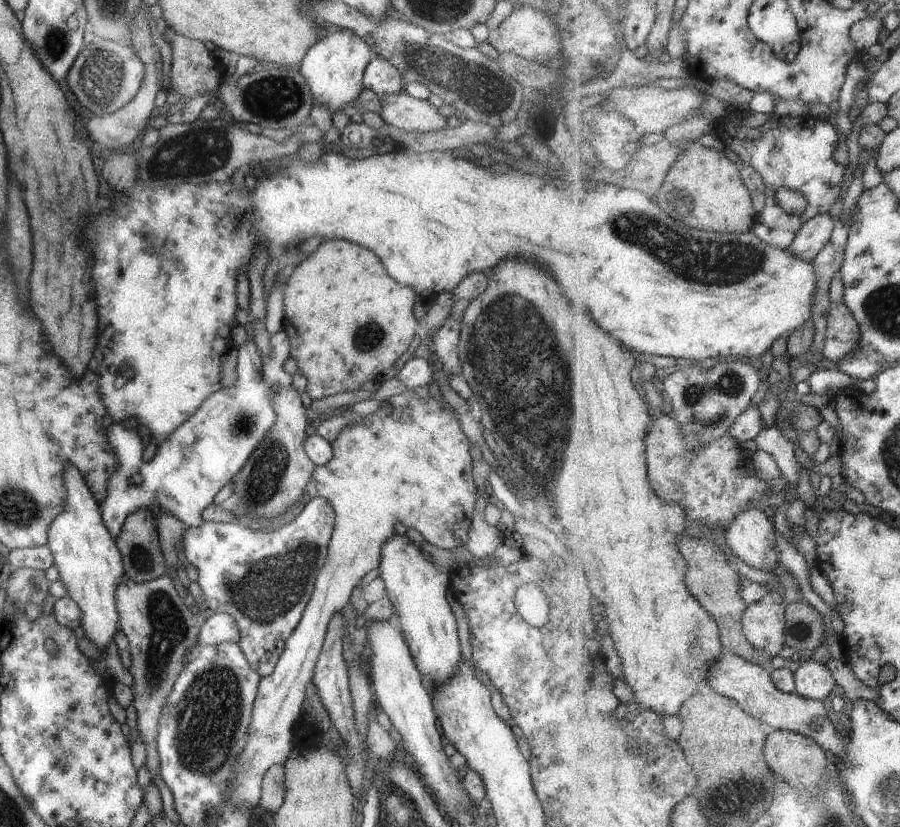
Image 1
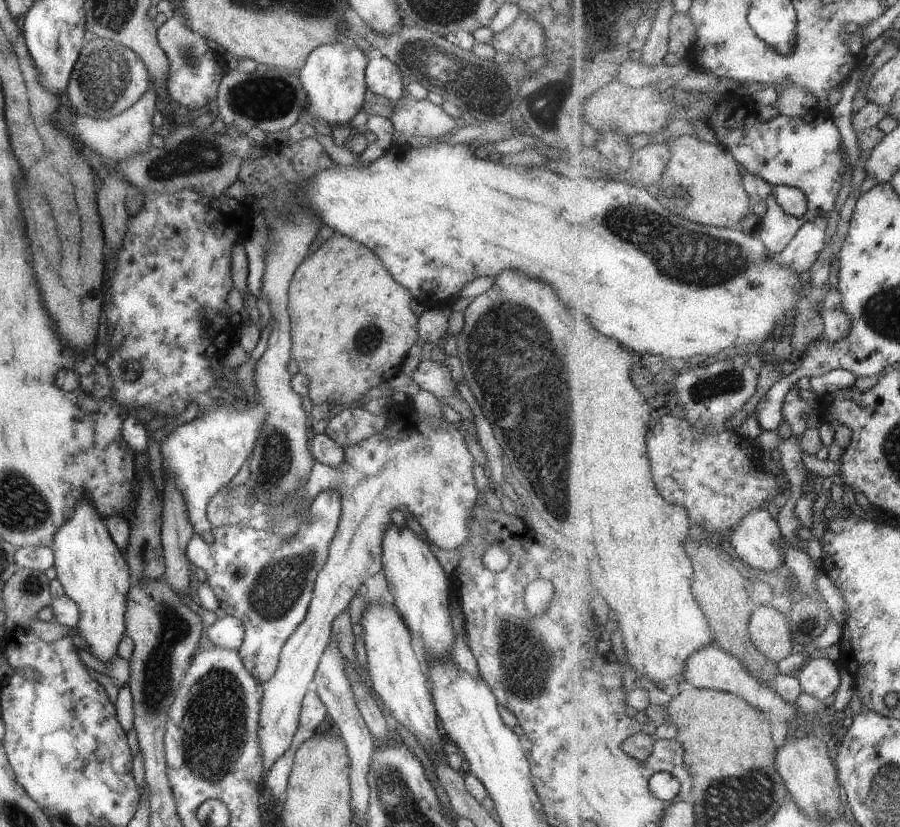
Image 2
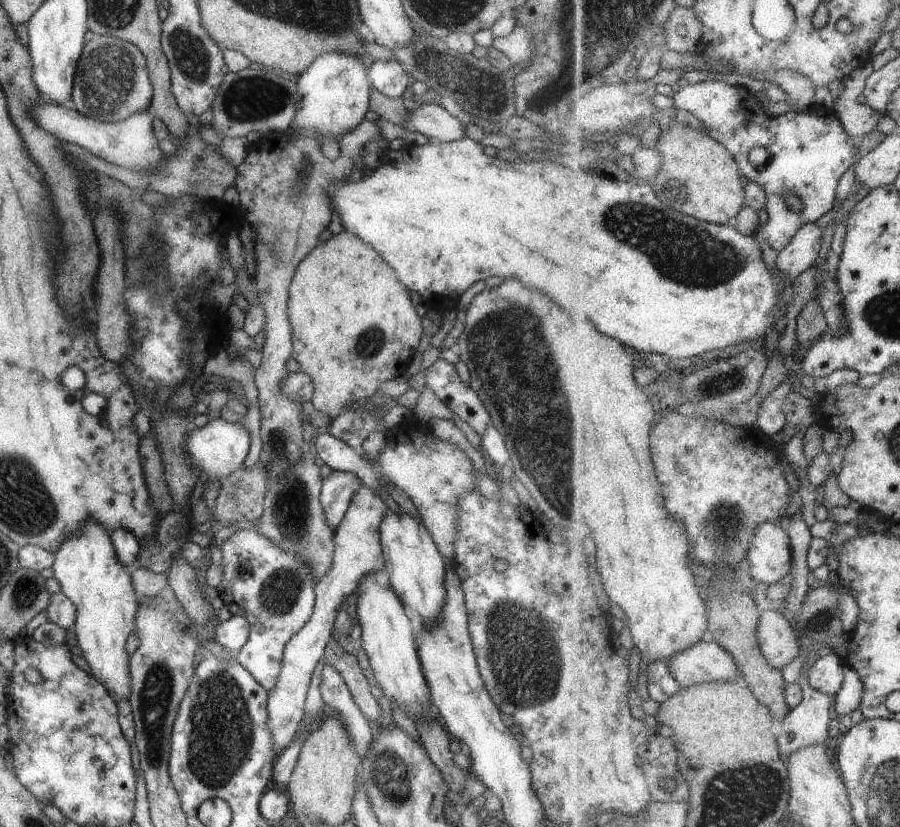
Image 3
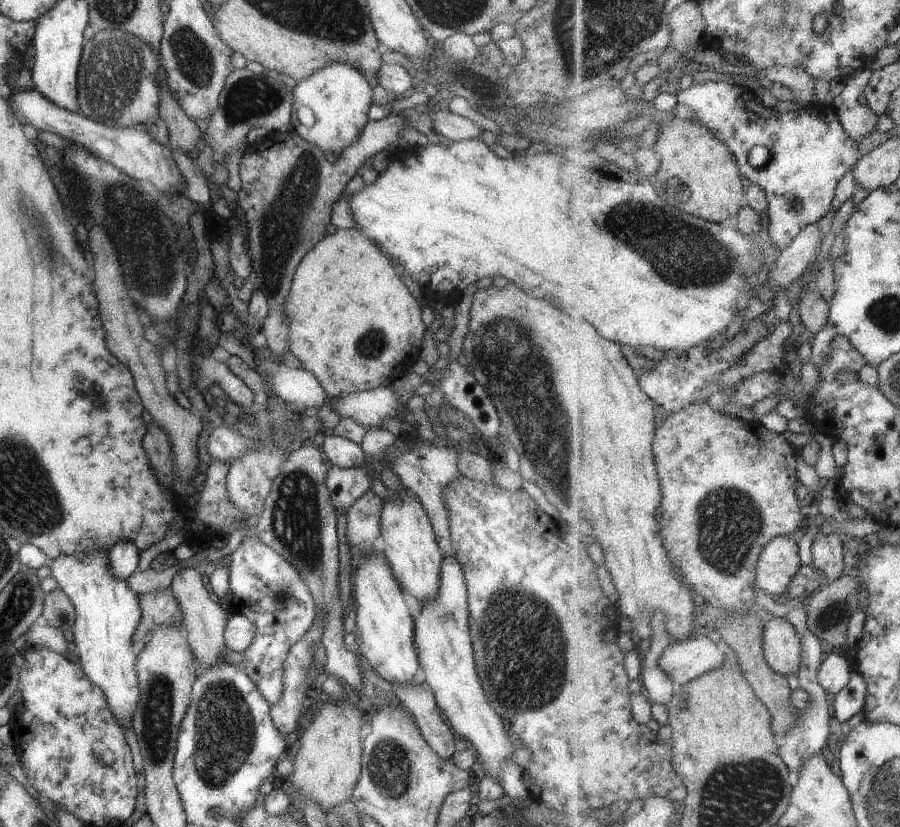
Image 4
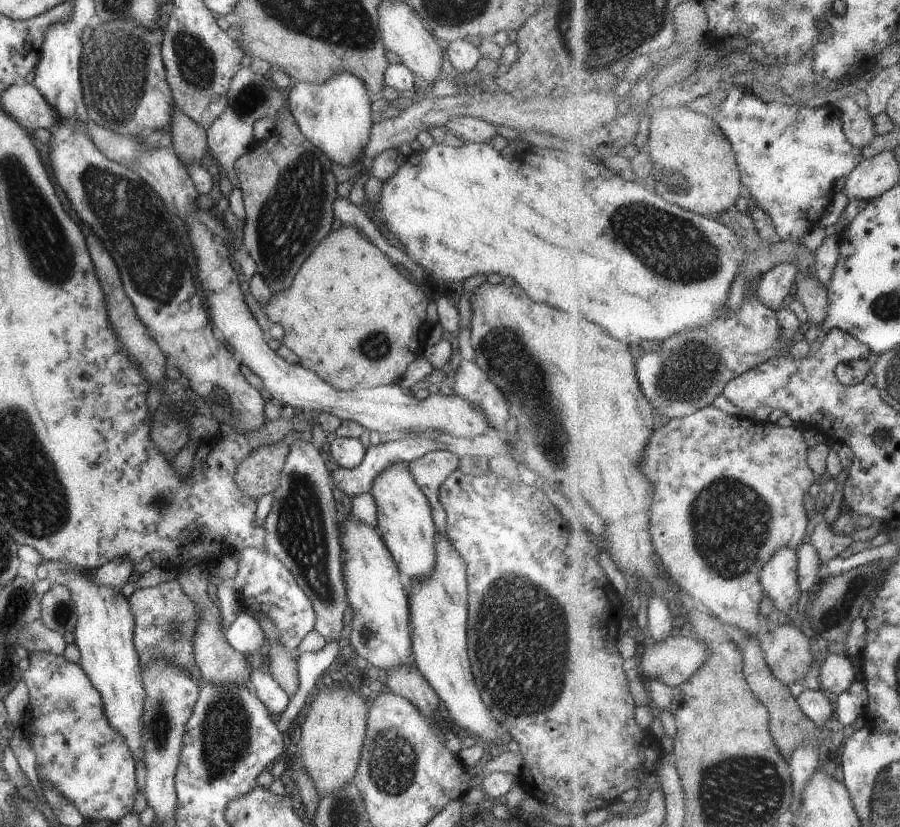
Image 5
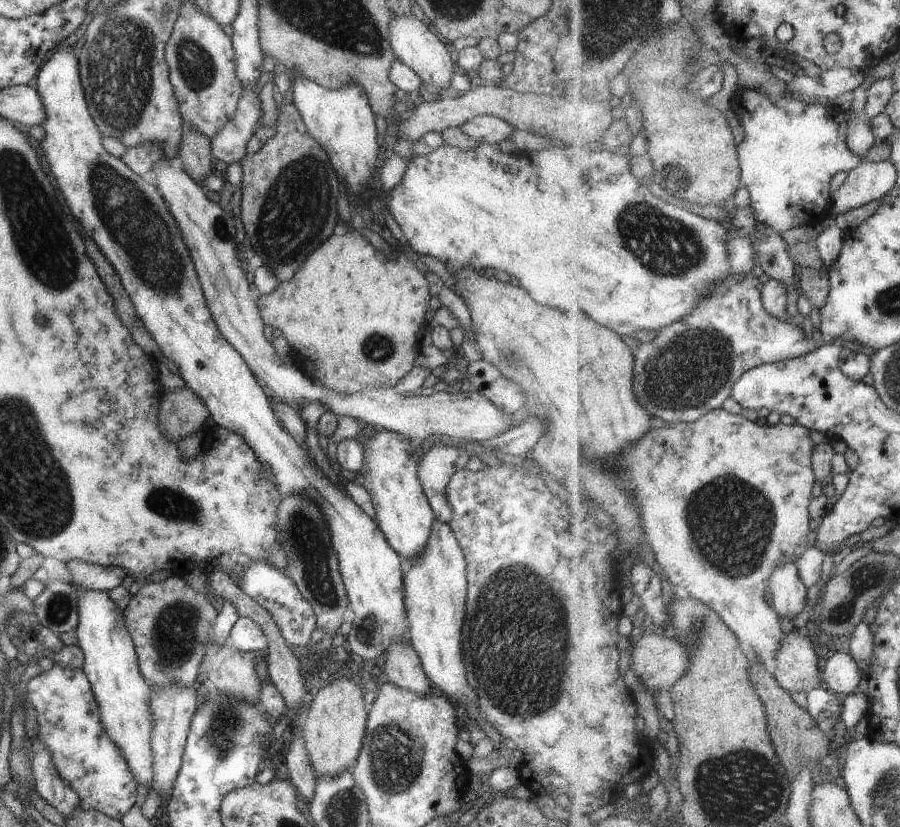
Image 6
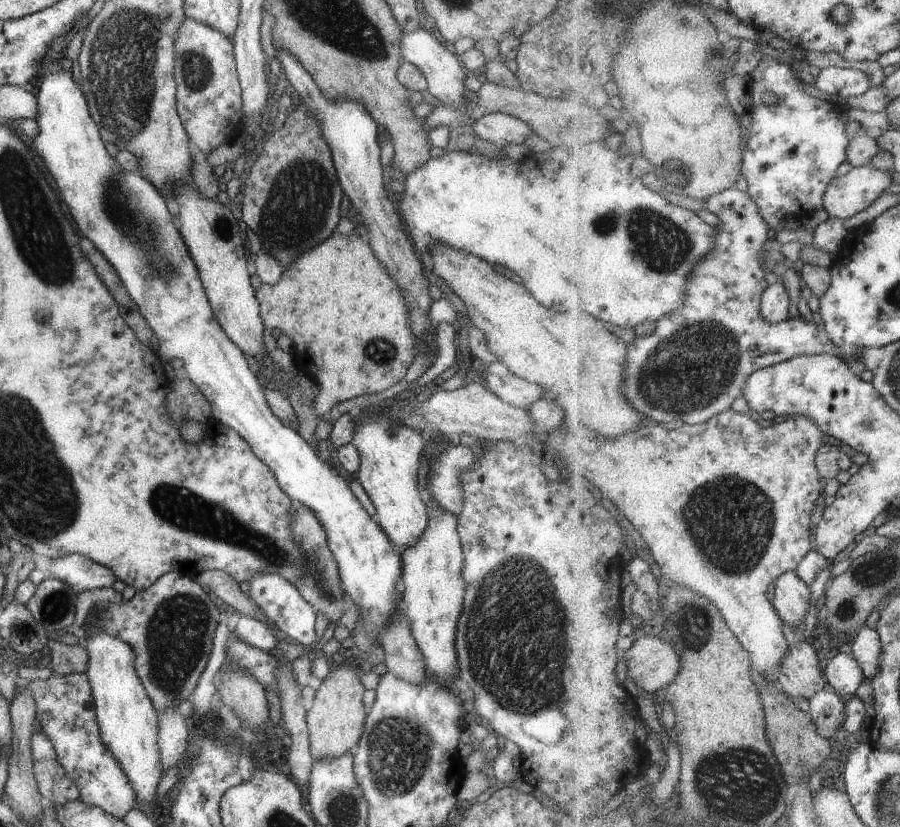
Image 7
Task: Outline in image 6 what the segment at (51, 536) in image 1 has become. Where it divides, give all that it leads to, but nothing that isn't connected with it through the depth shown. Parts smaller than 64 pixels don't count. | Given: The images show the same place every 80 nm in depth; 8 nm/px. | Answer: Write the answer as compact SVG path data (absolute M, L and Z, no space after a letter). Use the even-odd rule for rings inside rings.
M74 588L78 594L78 623L75 632L77 646L82 650L84 658L81 669L97 701L101 726L111 742L119 747L136 783L143 784L149 790L152 779L152 718L149 703L153 692L139 672L133 643L124 627L122 610L107 598L106 591Z

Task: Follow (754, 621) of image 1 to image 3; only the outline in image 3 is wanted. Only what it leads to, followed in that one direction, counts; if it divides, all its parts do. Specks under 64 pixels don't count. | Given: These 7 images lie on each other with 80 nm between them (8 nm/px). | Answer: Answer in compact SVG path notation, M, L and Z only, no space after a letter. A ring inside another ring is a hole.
M776 609L762 612L758 641L767 662L776 669L783 670L799 656L800 638L785 615Z

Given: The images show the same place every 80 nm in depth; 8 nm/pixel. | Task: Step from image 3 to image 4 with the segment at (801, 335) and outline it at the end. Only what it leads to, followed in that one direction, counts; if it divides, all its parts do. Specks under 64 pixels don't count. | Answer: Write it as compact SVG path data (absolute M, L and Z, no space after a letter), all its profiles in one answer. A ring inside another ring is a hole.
M819 290L808 291L798 302L802 326L813 334L821 332L829 320L829 304L826 298Z

